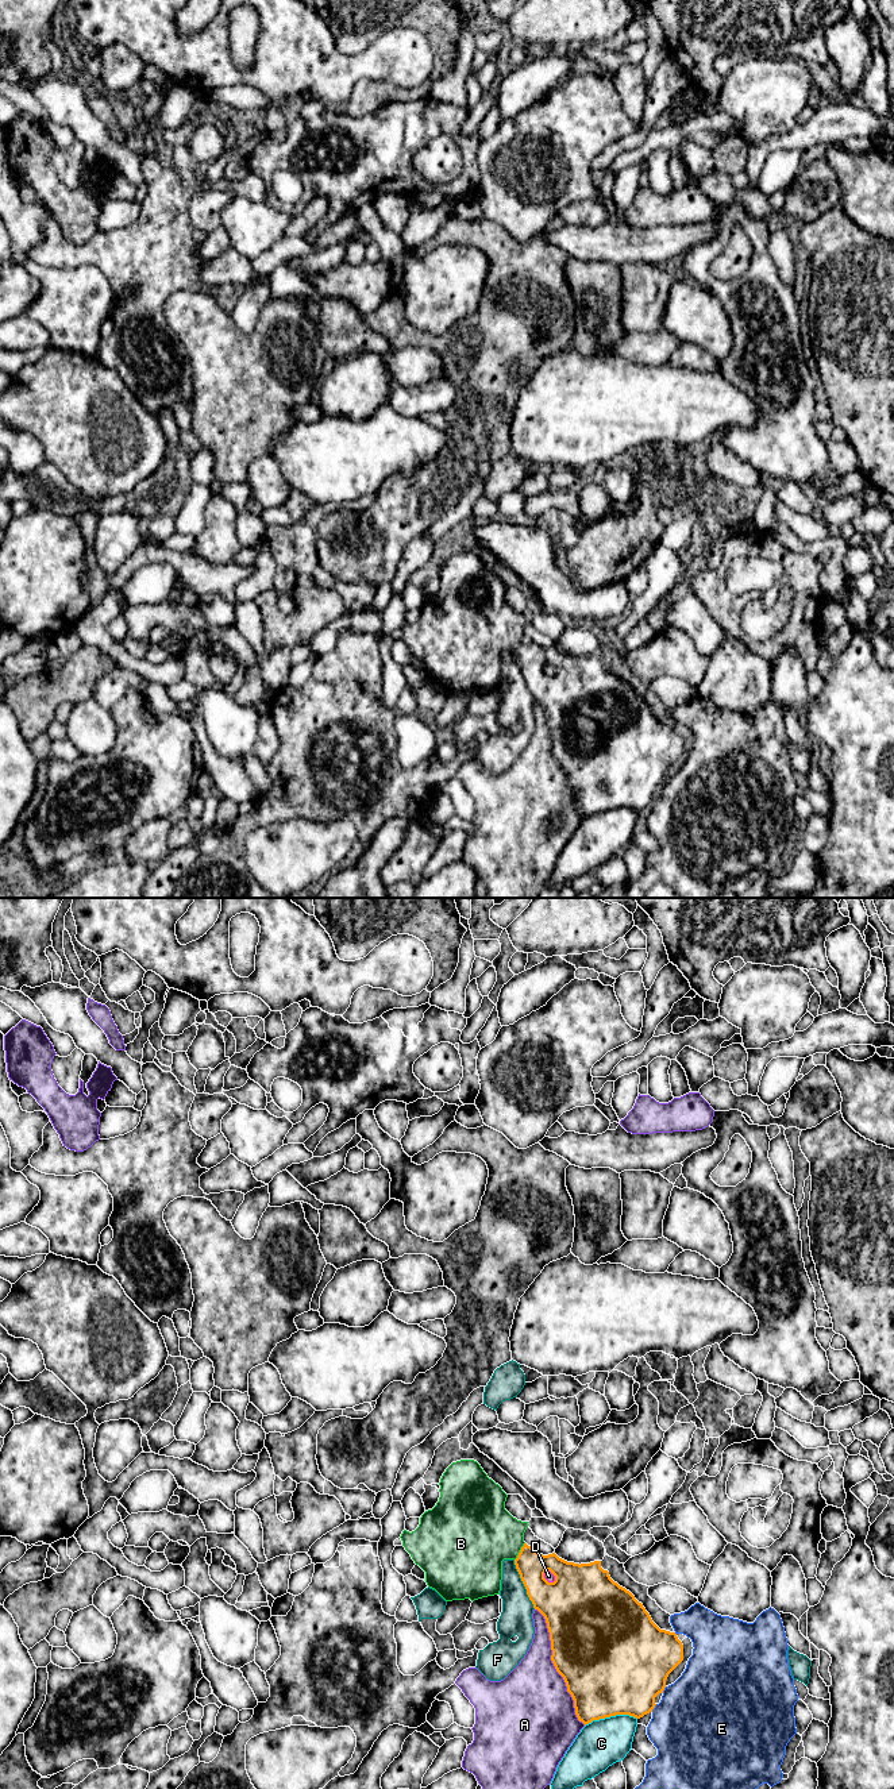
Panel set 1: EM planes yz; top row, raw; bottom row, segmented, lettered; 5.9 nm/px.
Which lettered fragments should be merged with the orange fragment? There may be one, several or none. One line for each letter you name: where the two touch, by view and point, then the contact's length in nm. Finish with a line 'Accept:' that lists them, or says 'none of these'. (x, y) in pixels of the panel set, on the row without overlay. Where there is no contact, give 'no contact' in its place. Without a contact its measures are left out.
B: contact yz (520, 644); length 130 nm
Accept: B

